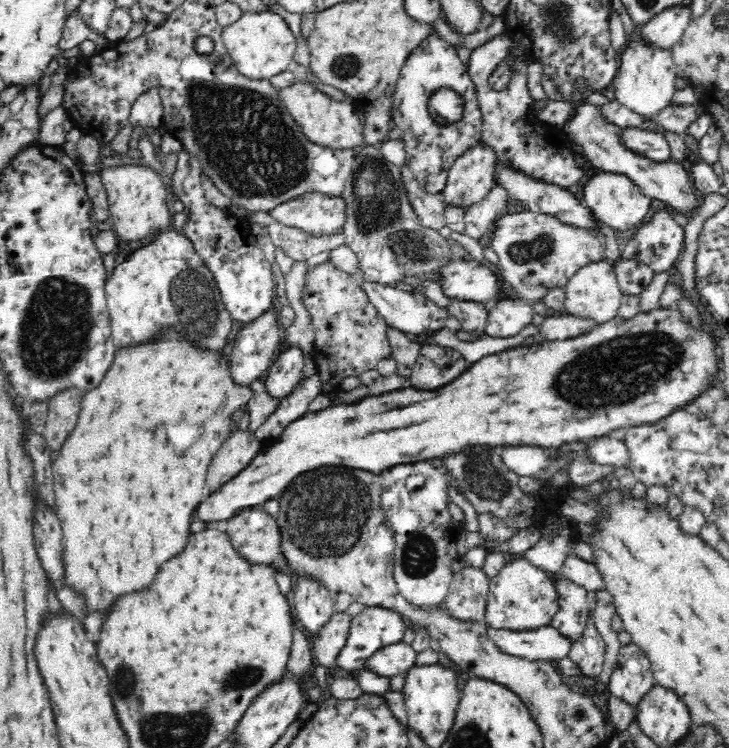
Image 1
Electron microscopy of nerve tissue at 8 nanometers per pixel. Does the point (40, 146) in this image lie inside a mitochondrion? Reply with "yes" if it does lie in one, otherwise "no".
no

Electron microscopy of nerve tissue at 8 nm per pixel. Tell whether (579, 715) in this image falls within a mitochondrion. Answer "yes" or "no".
yes

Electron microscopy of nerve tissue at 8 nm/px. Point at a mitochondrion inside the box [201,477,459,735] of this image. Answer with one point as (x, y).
(419, 557)

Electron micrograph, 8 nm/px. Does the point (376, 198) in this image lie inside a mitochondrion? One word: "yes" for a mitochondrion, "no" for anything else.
yes

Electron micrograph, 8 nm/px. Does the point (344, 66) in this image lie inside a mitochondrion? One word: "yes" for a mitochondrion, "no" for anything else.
yes

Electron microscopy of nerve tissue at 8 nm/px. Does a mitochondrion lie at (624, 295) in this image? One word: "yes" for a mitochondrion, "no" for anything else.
no

